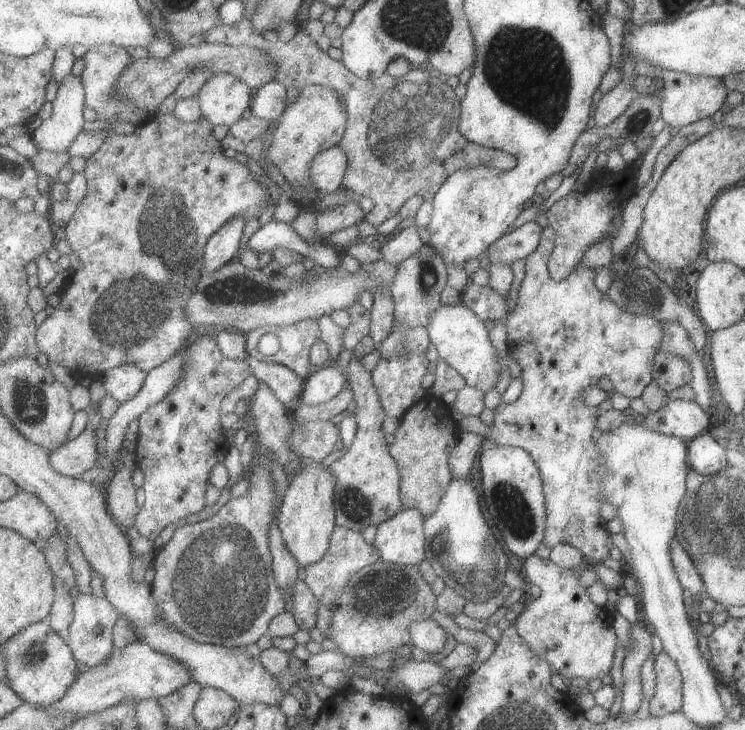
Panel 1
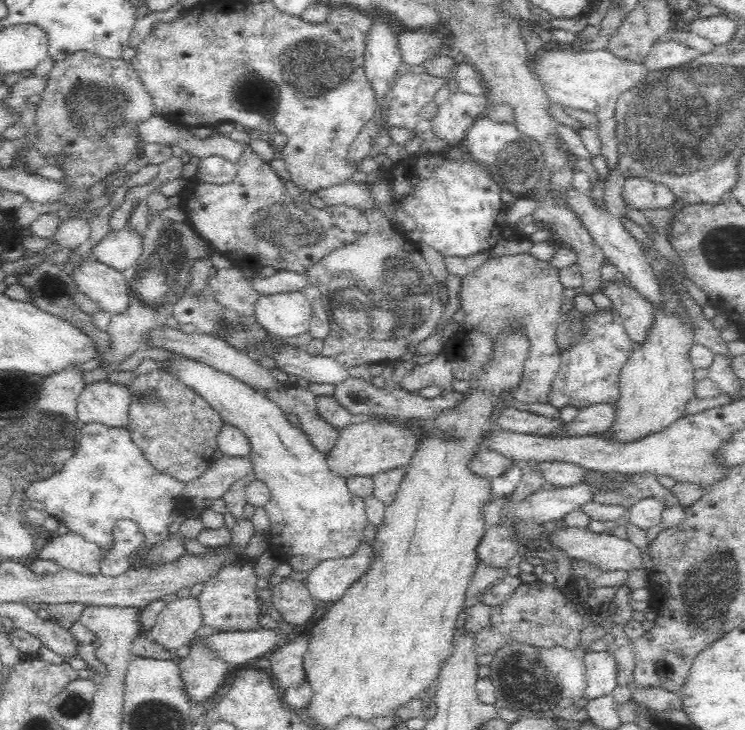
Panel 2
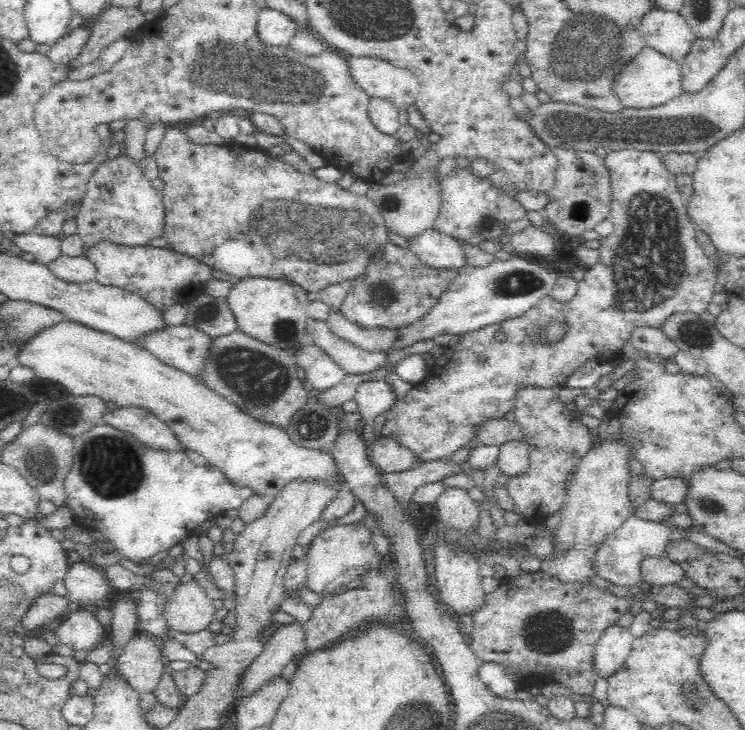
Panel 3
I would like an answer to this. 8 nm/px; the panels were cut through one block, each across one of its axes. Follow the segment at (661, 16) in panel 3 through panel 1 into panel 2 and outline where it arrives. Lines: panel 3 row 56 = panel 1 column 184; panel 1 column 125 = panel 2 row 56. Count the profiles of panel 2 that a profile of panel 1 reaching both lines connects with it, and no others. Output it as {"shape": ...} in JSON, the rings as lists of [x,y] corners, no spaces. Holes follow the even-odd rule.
{"shape":[[[663,39],[650,49],[649,55],[643,64],[648,72],[659,71],[690,62],[698,58],[701,54],[702,50],[686,46],[676,41]]]}

